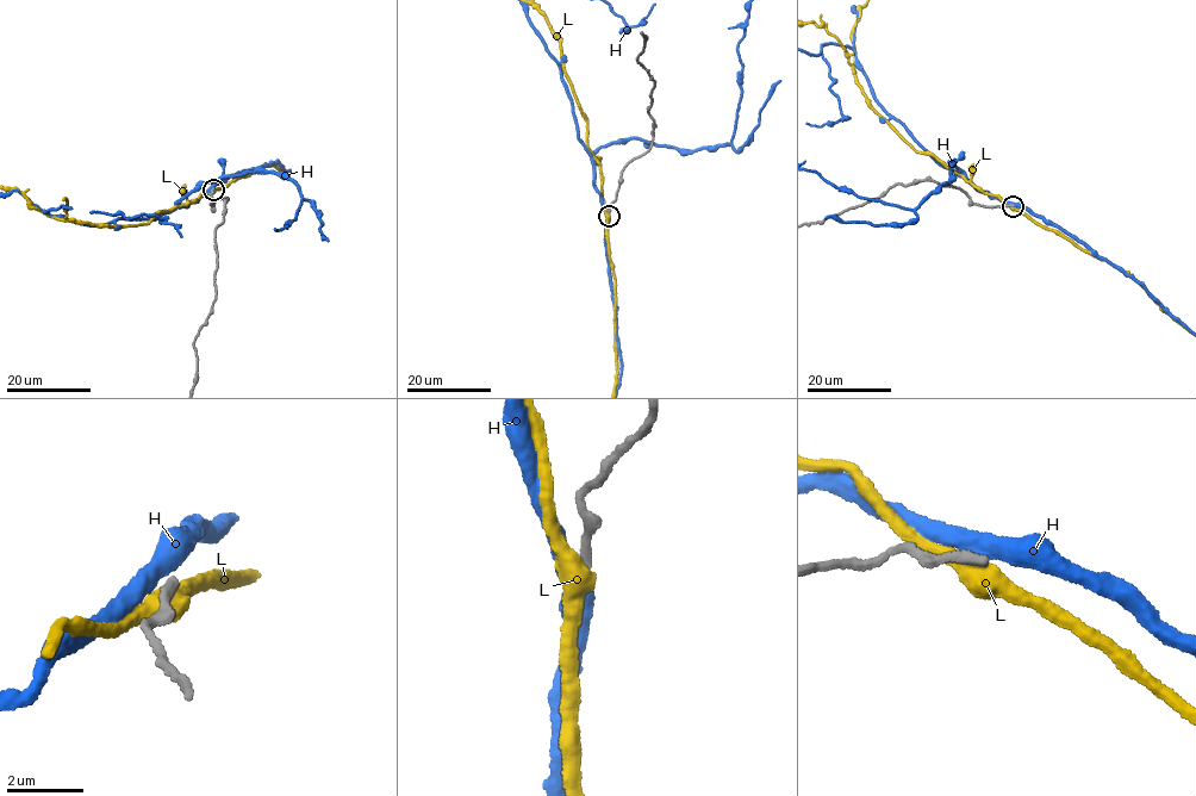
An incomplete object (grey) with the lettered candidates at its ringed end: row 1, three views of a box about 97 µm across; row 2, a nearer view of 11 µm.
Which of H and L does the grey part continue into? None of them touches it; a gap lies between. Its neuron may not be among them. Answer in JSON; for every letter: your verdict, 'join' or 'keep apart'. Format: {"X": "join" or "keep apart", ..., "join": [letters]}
{"H": "keep apart", "L": "keep apart", "join": []}

